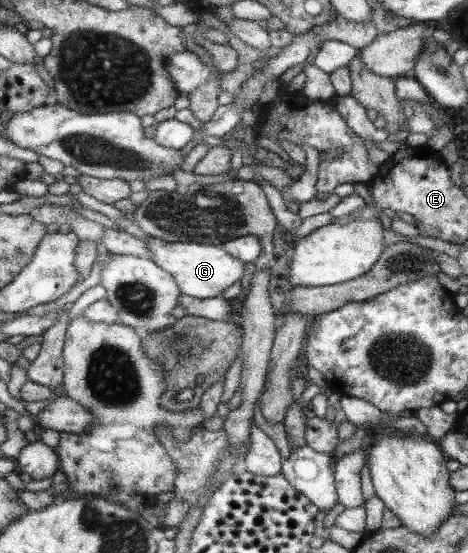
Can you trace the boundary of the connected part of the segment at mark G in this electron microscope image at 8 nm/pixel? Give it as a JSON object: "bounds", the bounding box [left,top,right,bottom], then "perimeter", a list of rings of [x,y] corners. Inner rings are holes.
{"bounds":[145,237,244,299],"perimeter":[[[150,237],[145,242],[151,255],[151,262],[173,276],[180,294],[186,294],[198,299],[213,298],[239,282],[244,269],[244,262],[226,254],[222,246],[204,246],[196,243],[164,242]]]}

